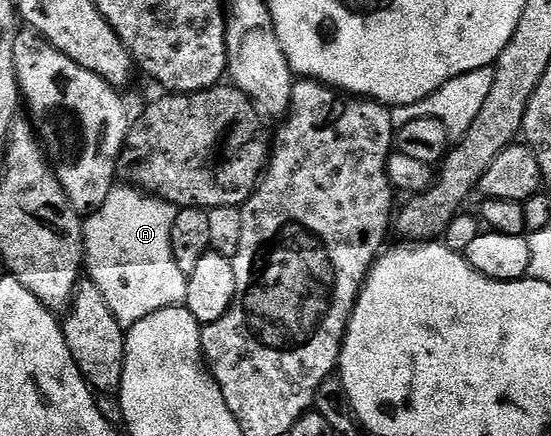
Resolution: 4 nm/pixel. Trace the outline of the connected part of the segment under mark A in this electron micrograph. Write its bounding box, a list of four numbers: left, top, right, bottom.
[83,189,187,328]

